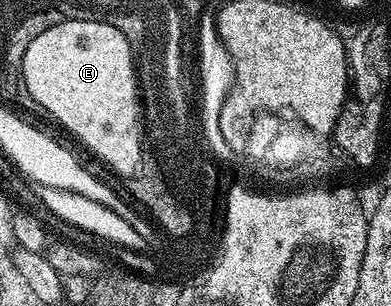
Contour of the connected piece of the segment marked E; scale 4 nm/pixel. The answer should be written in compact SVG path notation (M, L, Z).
M67 21L59 24L53 23L49 27L49 31L37 35L37 39L33 39L33 43L29 43L29 51L25 51L25 59L23 60L23 82L26 83L28 91L33 95L33 99L37 99L40 110L44 114L46 112L52 113L89 152L96 153L108 165L112 174L117 175L120 169L125 169L127 153L129 153L127 149L129 147L135 147L135 145L129 145L129 143L135 143L135 136L141 133L141 96L137 88L136 62L133 60L132 45L127 41L122 28L103 21Z

